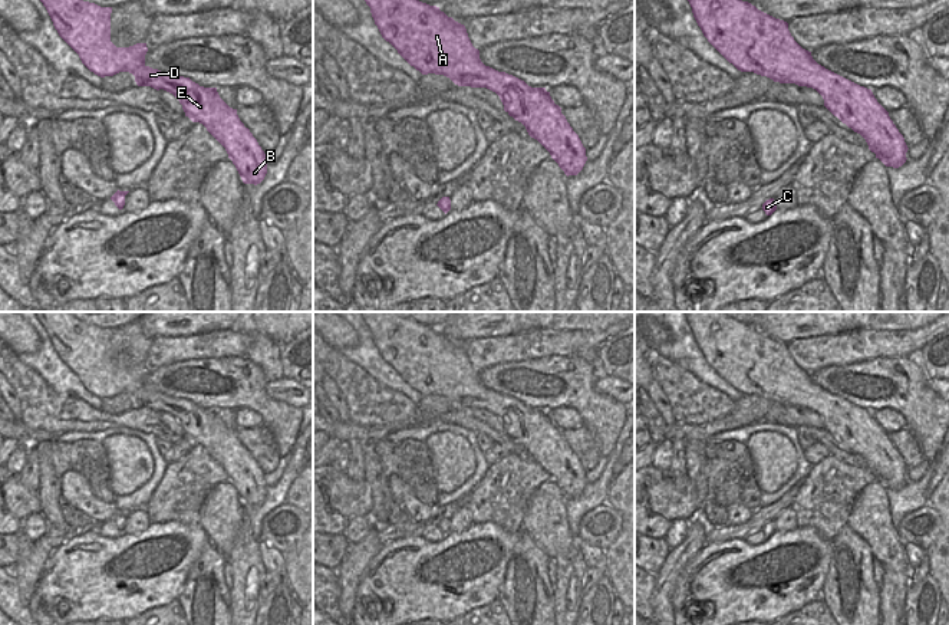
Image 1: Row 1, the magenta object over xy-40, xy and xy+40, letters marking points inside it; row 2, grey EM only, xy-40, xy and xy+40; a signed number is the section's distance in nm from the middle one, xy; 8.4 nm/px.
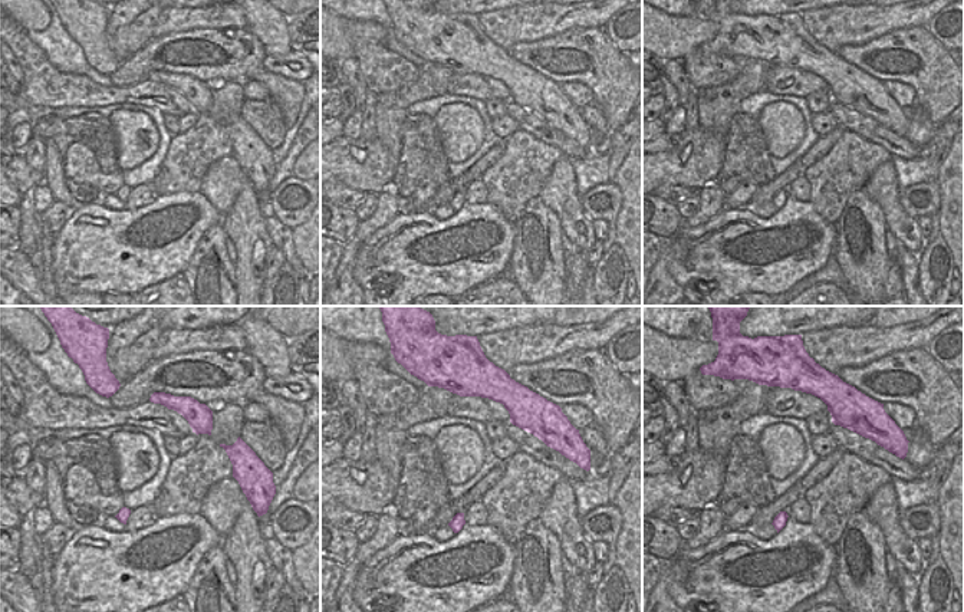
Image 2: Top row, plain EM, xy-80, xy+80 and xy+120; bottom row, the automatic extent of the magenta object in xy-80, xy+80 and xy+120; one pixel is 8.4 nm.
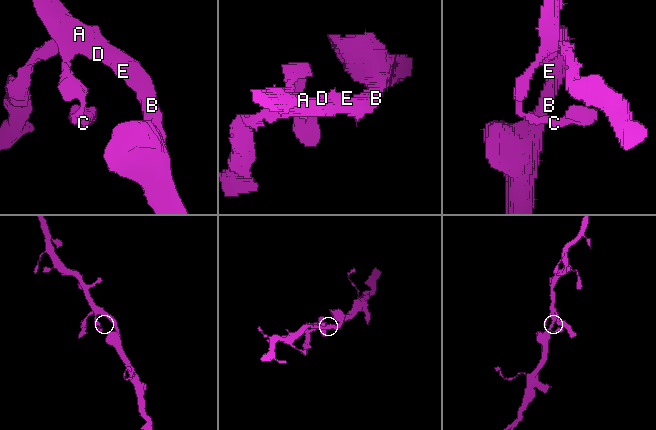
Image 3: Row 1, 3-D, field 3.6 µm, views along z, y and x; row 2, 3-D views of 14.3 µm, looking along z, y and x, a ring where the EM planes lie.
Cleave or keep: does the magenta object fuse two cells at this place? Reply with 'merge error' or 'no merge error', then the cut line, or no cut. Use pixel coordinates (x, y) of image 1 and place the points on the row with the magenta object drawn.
no merge error; no cut

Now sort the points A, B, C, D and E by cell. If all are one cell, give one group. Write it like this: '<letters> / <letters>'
A B C D E

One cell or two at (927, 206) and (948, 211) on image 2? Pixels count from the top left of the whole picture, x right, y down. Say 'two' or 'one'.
two

